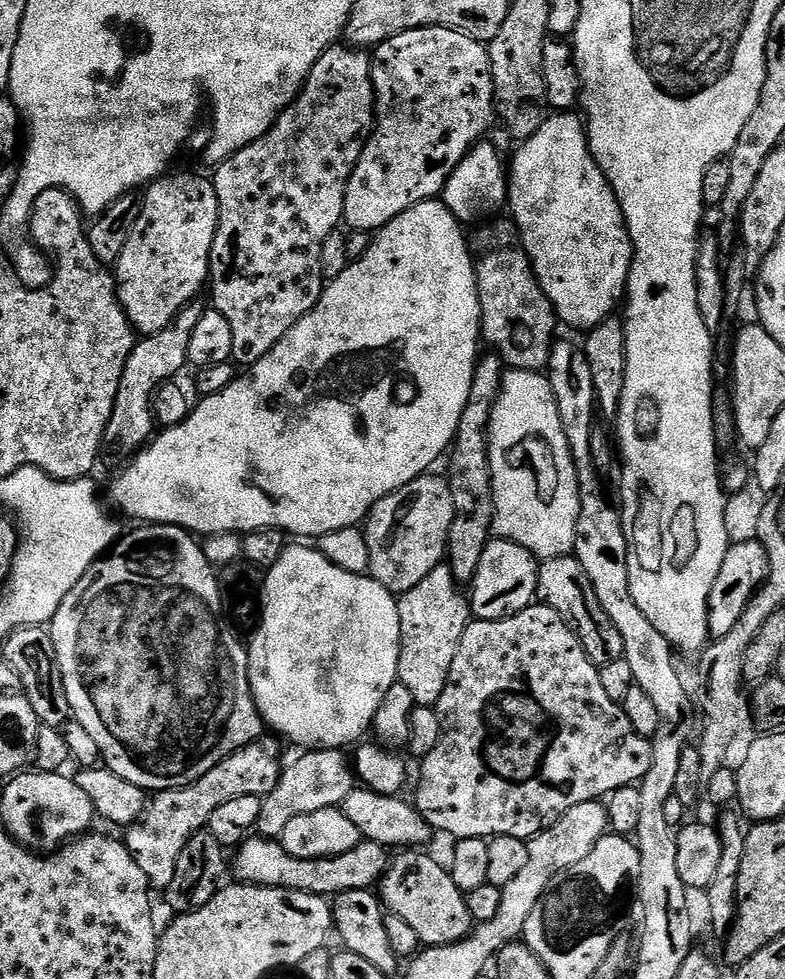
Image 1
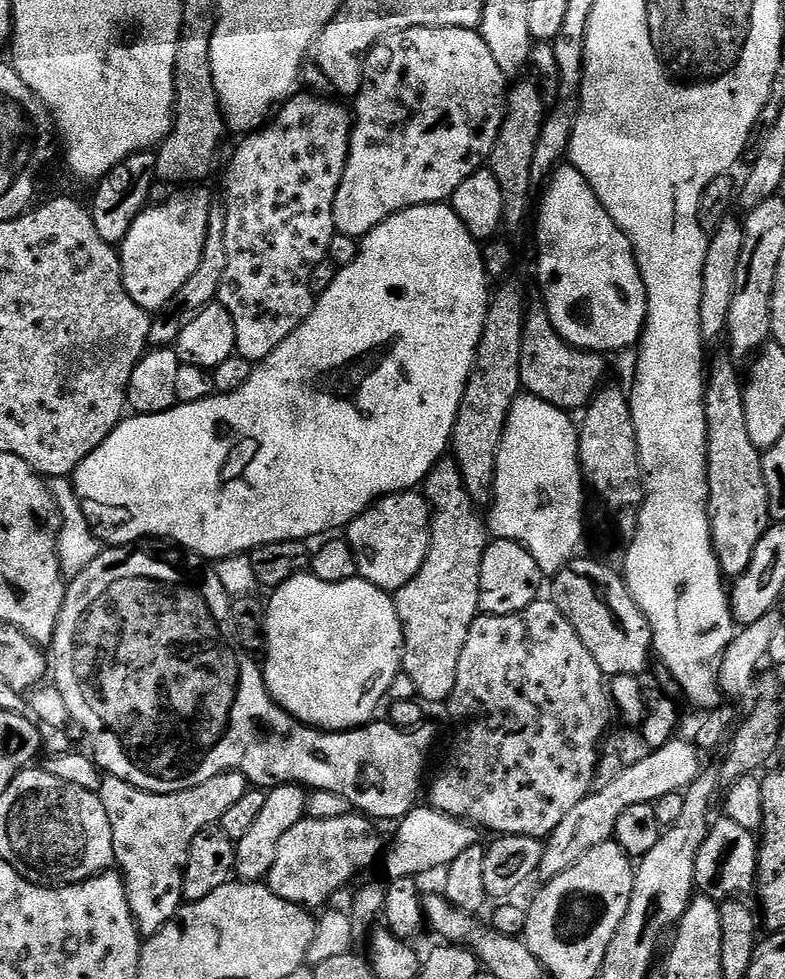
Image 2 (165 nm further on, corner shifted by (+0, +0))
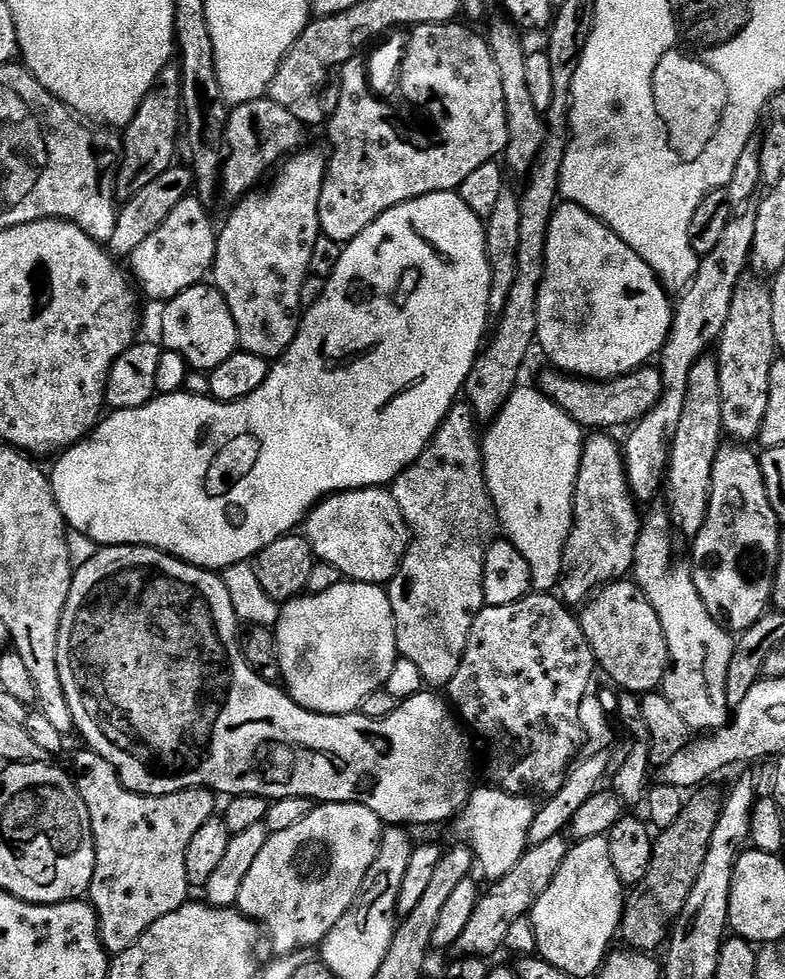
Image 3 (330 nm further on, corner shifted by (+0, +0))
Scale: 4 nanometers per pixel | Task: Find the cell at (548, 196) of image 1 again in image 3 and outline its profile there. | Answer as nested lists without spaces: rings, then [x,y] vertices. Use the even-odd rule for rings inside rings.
[[[567,202],[557,203],[556,213],[550,218],[550,230],[546,238],[546,262],[544,263],[544,280],[540,283],[540,293],[538,294],[538,326],[536,327],[536,344],[550,359],[559,371],[566,372],[570,376],[582,376],[585,380],[603,380],[605,382],[614,380],[618,376],[625,376],[628,372],[634,372],[638,368],[645,367],[648,360],[657,355],[668,340],[668,335],[672,329],[672,313],[674,311],[674,300],[671,300],[669,289],[660,282],[659,276],[647,264],[642,257],[618,234],[614,234],[612,228],[607,228],[598,217],[590,214],[582,206]]]

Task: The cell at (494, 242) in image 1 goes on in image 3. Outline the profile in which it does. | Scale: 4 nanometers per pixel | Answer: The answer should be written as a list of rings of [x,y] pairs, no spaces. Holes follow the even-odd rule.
[[[645,366],[628,372],[625,376],[618,376],[607,382],[603,380],[585,380],[582,376],[570,376],[566,372],[551,370],[540,376],[539,391],[544,393],[550,402],[554,402],[563,410],[575,424],[580,425],[584,430],[616,430],[612,428],[624,428],[635,425],[636,421],[646,415],[659,402],[660,395],[664,393],[664,383],[660,377],[659,367]]]

